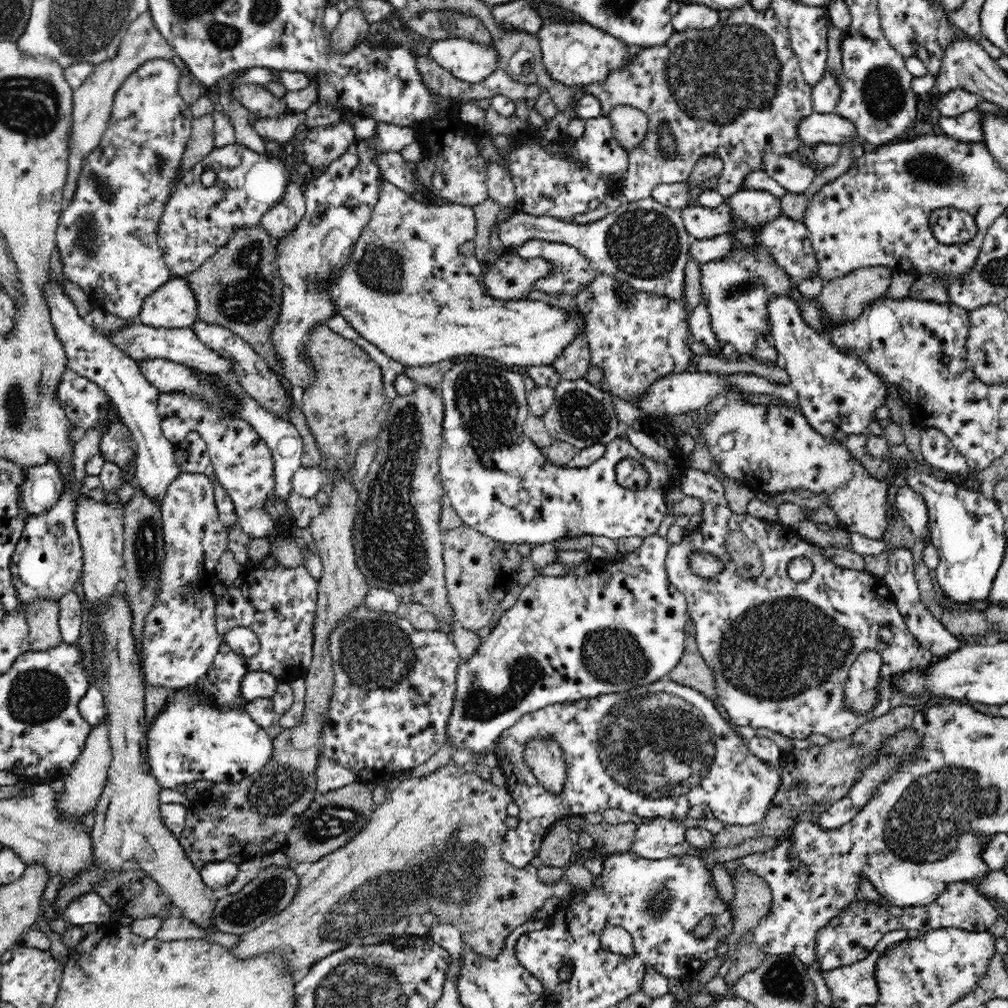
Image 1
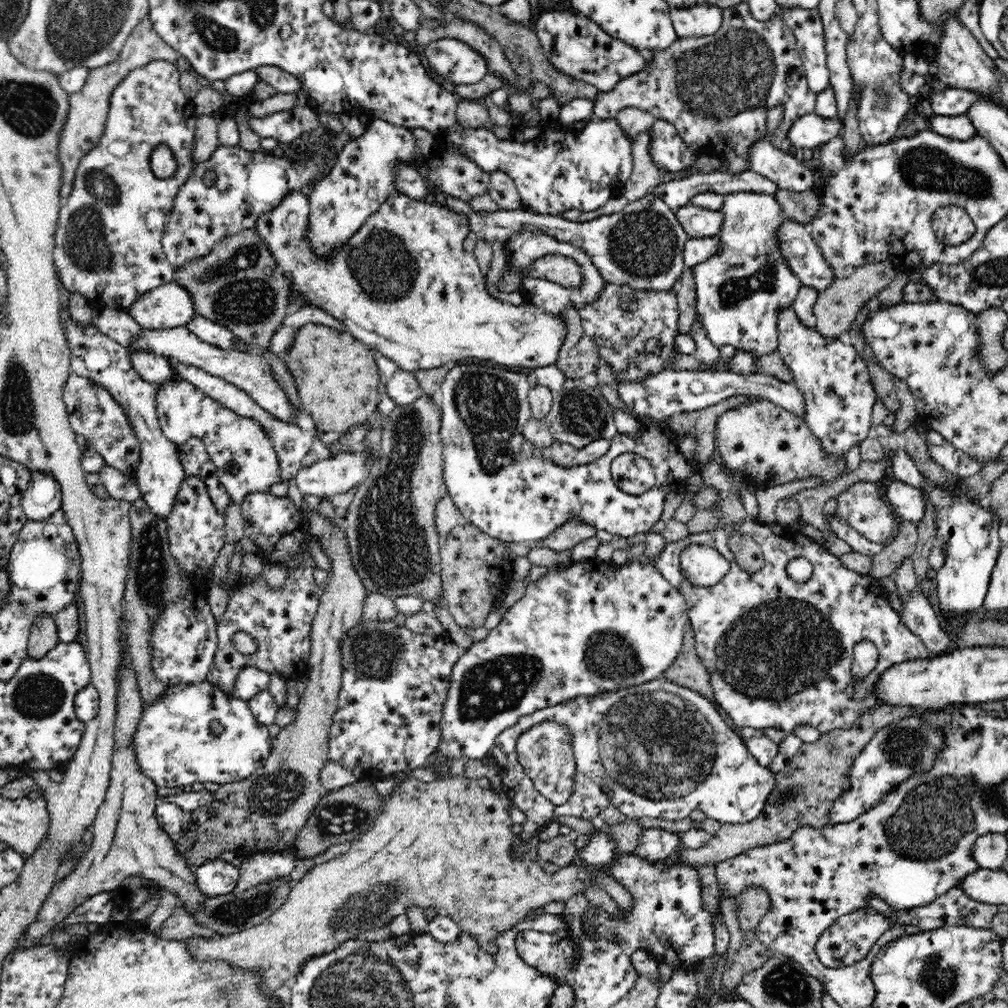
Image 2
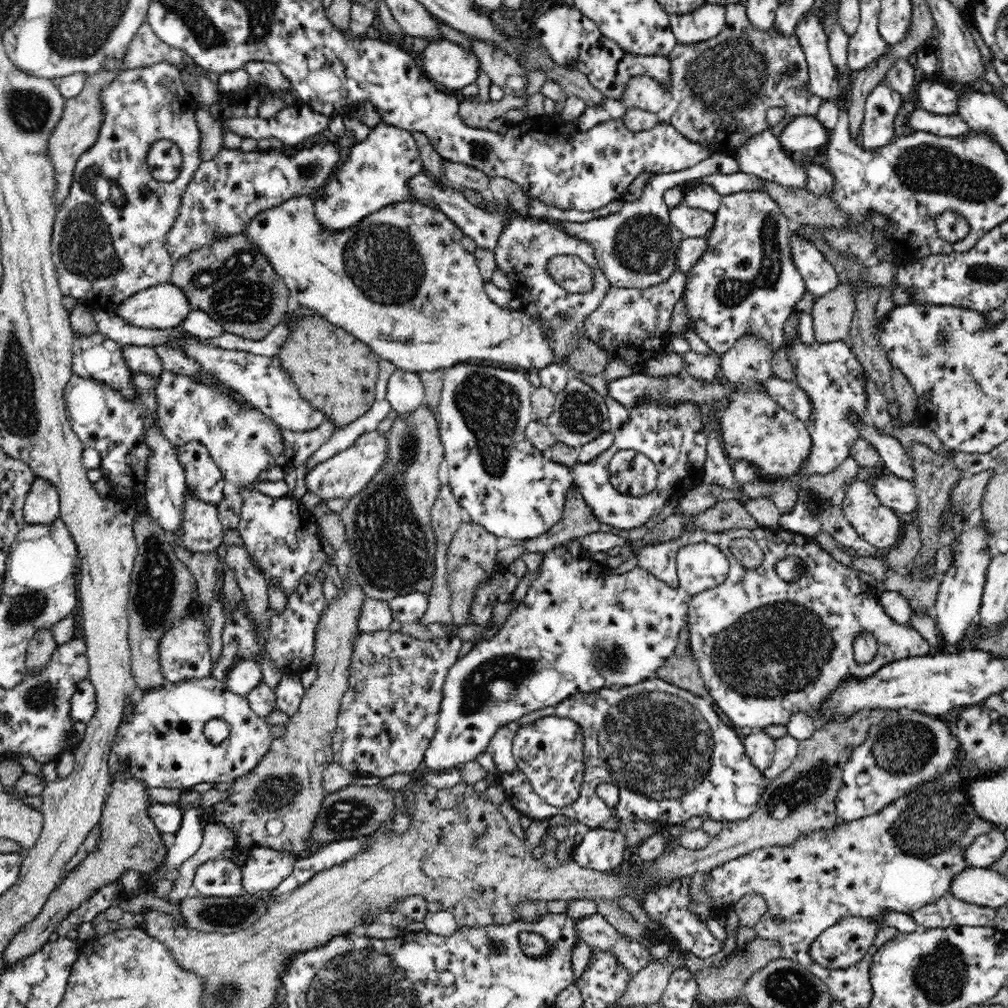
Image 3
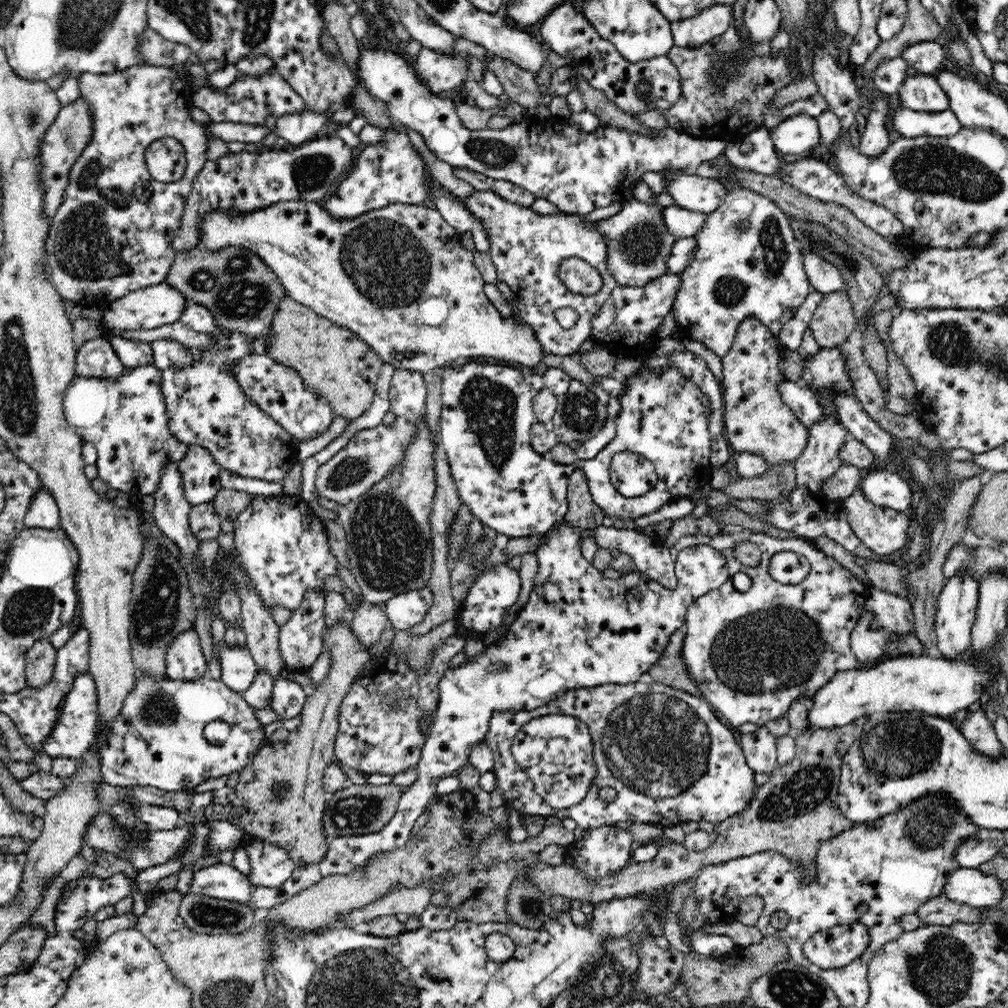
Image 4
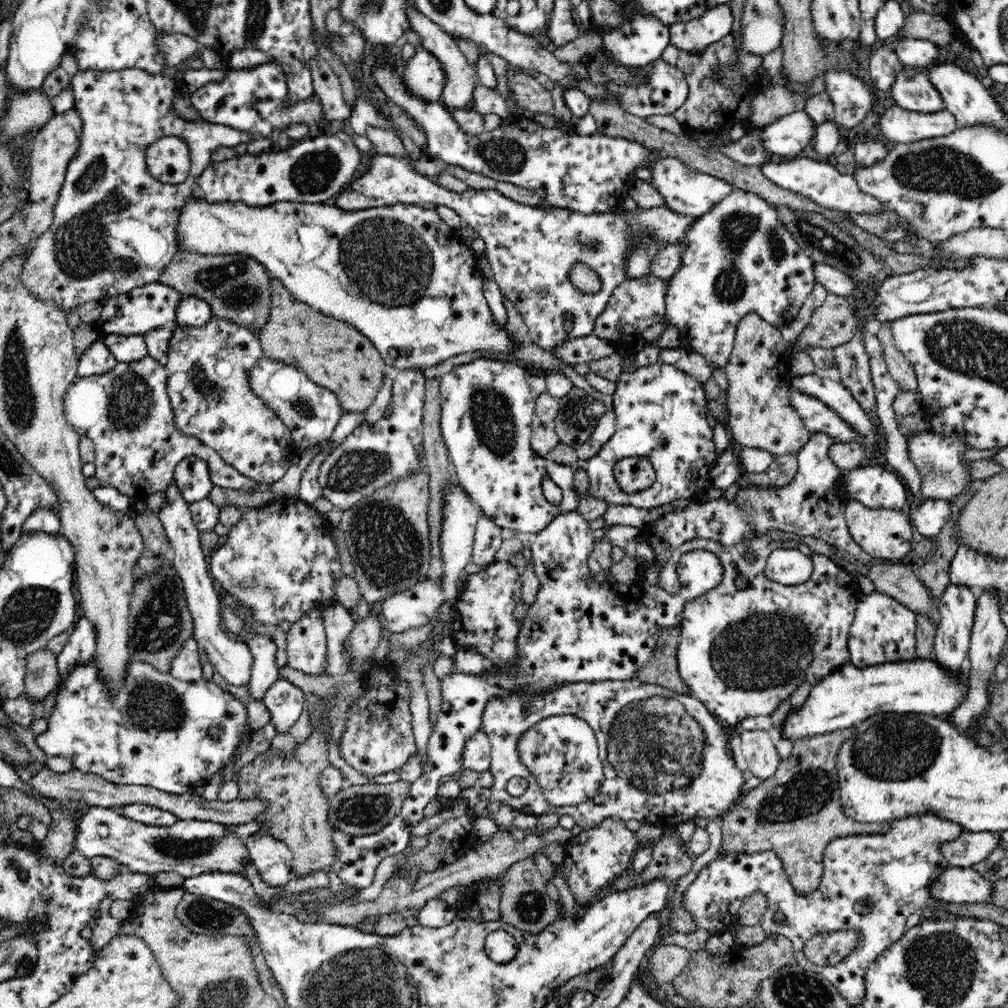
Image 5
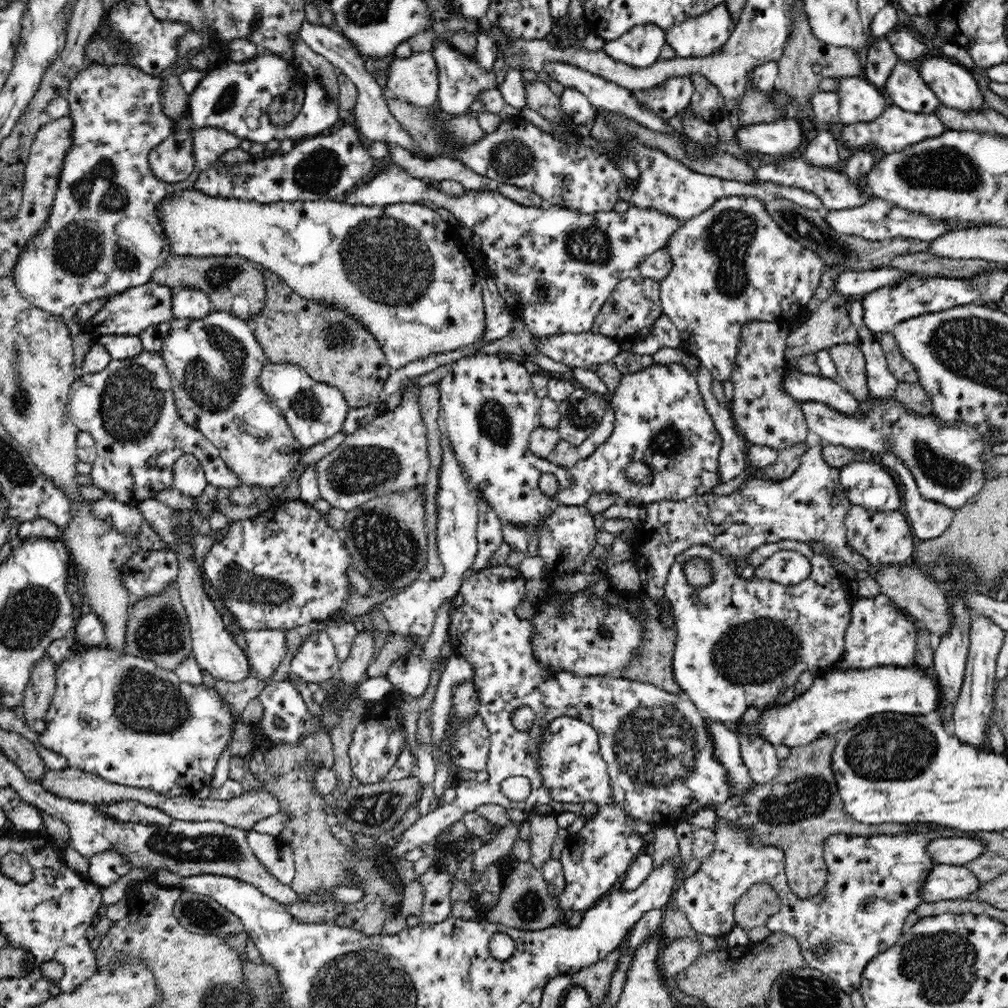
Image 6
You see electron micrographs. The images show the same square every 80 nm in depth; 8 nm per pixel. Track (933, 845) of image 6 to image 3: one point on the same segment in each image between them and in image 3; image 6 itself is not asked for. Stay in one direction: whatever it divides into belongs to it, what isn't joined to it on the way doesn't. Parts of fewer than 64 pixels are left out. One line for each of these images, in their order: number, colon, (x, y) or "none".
3: (985, 850)
4: (975, 850)
5: (970, 848)

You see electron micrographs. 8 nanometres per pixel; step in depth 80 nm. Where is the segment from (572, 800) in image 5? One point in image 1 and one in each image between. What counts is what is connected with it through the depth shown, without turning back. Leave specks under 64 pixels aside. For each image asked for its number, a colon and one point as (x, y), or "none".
1: (544, 757)
2: (545, 752)
3: (549, 753)
4: (557, 752)

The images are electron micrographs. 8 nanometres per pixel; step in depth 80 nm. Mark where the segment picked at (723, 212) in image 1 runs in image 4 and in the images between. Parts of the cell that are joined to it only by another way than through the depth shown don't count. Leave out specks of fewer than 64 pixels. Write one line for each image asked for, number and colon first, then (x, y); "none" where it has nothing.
2: (697, 222)
3: (691, 222)
4: (682, 223)

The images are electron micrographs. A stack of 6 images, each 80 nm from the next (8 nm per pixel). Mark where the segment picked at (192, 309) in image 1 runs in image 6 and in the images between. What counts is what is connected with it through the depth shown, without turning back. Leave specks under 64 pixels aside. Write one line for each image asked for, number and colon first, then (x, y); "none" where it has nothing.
2: (168, 306)
3: (164, 306)
4: (148, 308)
5: (138, 311)
6: (131, 312)

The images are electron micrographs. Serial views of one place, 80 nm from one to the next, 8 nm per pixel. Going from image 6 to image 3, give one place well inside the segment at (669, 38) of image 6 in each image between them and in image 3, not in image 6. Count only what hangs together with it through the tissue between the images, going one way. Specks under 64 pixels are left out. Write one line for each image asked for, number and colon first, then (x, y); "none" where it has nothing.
3: (709, 20)
4: (693, 32)
5: (696, 35)

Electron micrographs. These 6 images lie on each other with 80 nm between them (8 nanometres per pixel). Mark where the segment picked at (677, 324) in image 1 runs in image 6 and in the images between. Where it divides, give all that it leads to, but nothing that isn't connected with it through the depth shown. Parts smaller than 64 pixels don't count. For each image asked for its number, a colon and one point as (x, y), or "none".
2: (633, 331)
3: (632, 325)
4: (626, 324)
5: (634, 305)
6: (635, 303)

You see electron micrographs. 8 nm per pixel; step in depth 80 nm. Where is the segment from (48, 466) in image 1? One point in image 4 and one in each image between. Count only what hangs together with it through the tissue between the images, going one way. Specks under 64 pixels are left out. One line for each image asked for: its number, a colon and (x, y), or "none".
2: (42, 497)
3: (41, 507)
4: (43, 512)

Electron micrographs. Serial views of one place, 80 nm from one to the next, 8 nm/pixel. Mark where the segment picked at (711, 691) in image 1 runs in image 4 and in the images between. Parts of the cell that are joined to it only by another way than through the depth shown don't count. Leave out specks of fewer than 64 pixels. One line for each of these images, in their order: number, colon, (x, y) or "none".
2: (687, 670)
3: (680, 669)
4: (669, 669)

